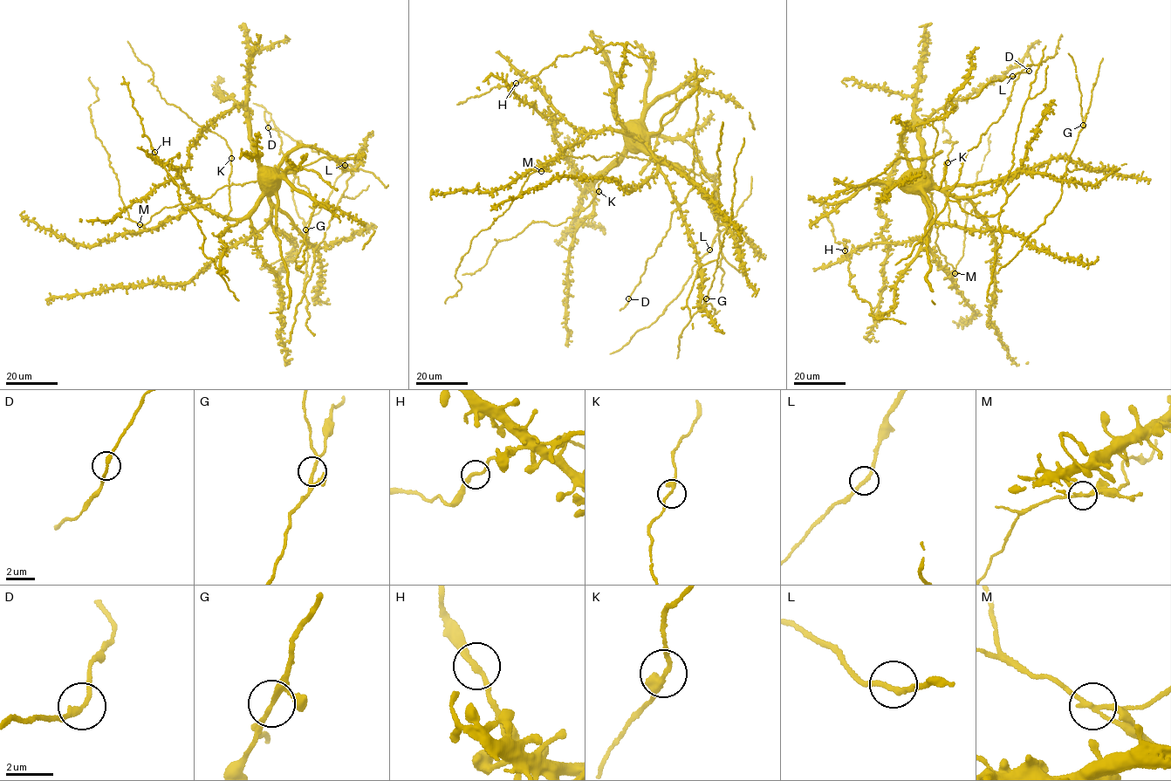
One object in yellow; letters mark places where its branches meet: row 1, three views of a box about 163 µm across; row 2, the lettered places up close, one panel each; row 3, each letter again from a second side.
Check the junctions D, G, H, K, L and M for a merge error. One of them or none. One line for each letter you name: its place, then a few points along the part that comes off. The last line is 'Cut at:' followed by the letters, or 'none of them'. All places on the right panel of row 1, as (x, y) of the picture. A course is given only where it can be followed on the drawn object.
M: place (955, 273); course (955, 273), (935, 242), (936, 211), (929, 189), (934, 157), (901, 157), (866, 181)
Cut at: M

